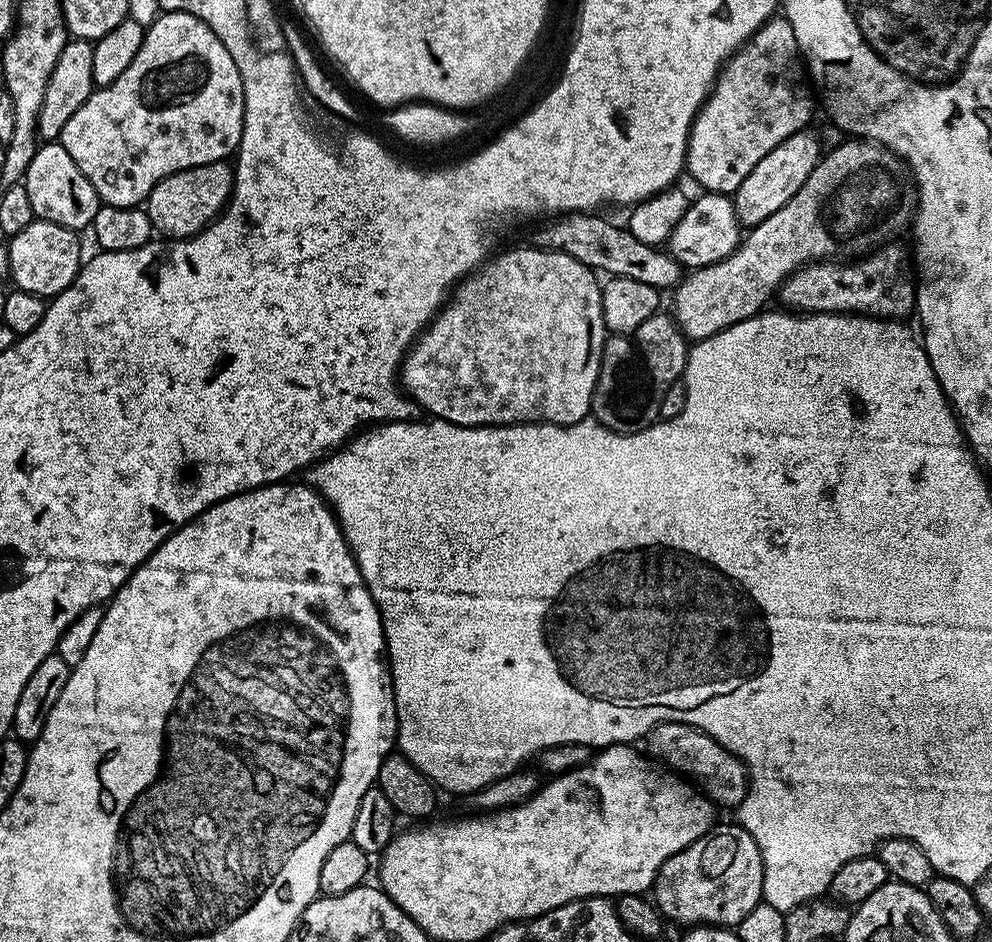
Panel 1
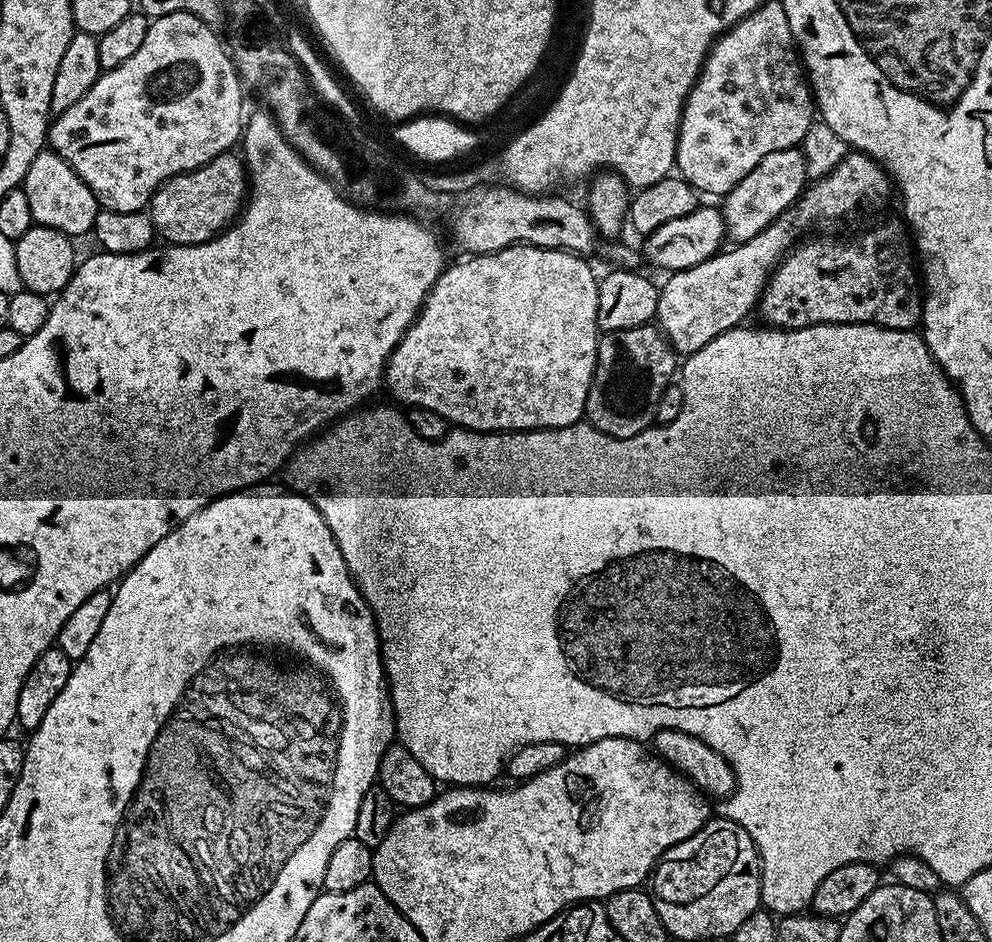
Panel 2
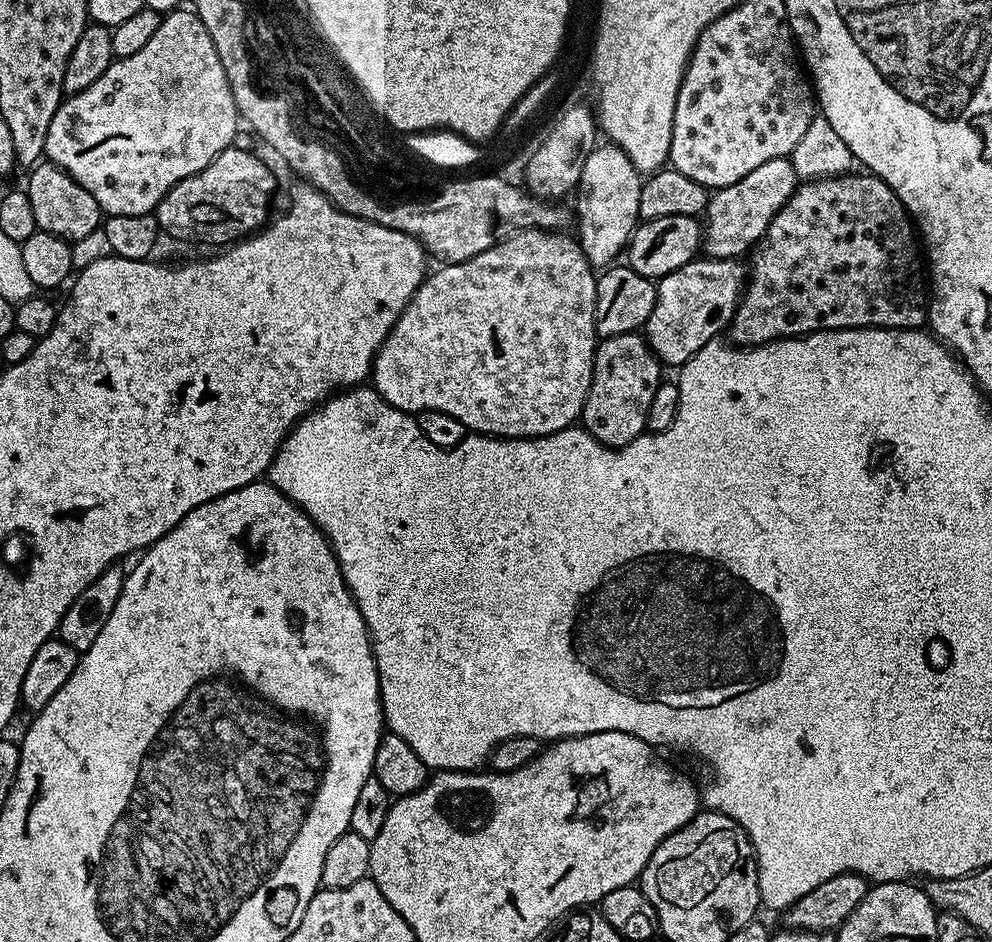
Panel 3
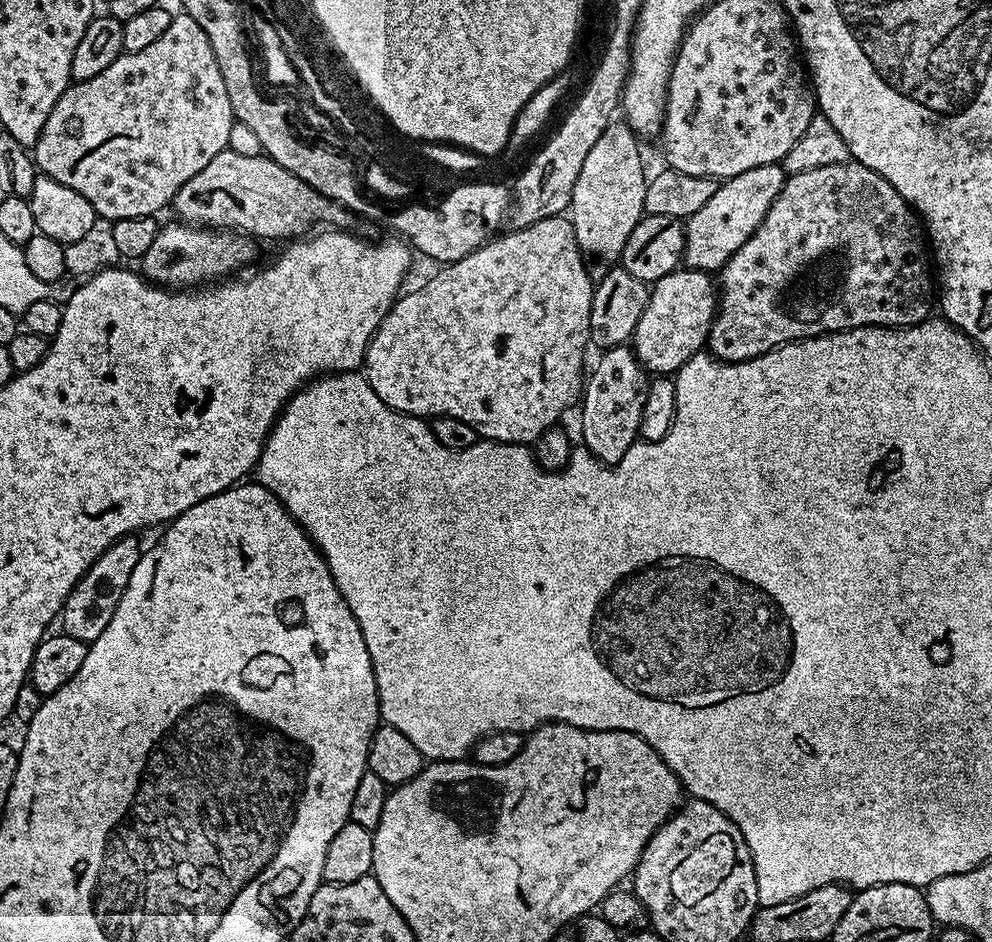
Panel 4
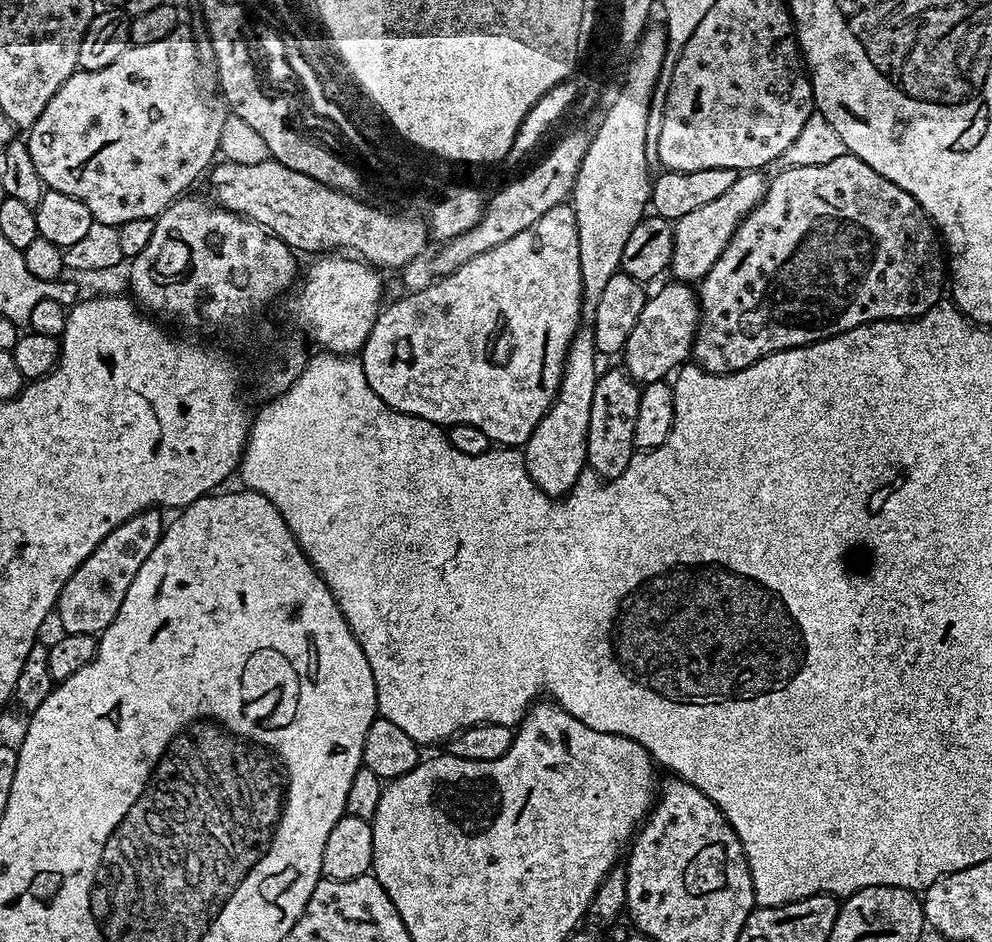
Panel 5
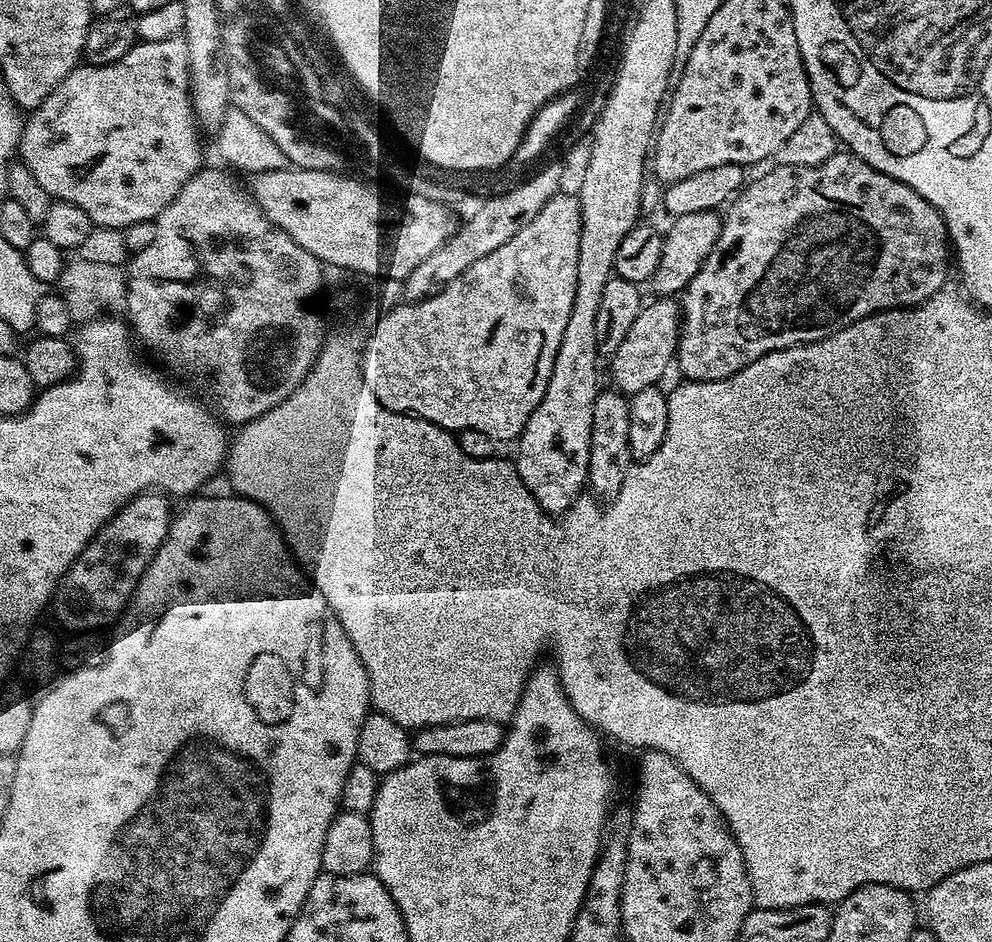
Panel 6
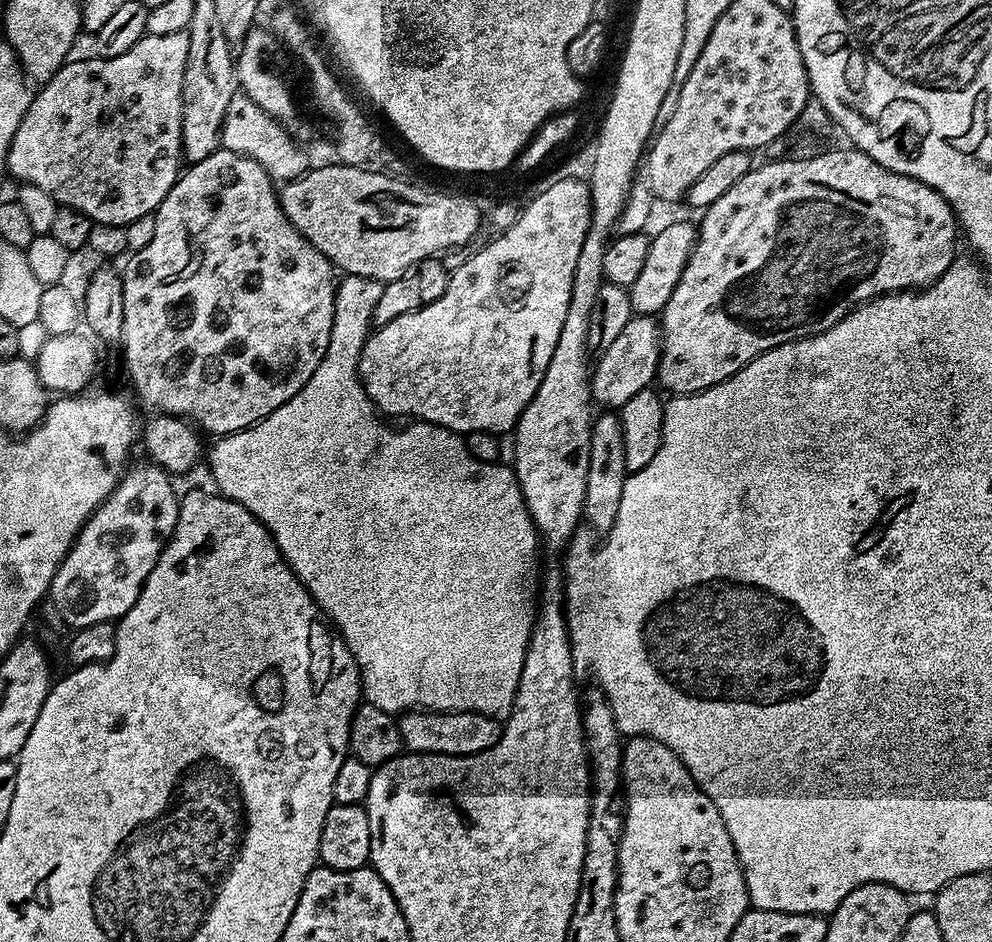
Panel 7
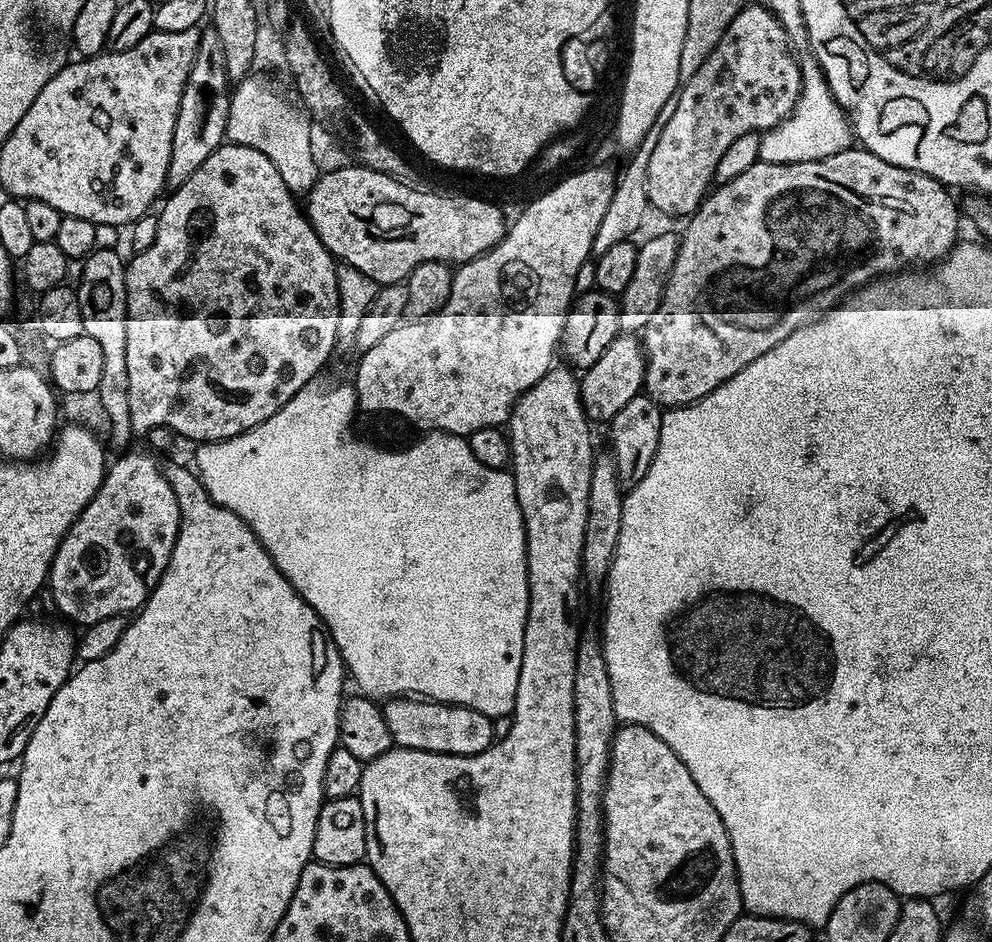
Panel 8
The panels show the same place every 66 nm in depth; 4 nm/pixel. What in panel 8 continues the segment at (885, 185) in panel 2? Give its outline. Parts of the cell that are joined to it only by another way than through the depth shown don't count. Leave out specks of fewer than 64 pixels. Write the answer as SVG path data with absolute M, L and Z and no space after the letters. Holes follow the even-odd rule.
M621 334L606 346L606 354L594 362L594 366L583 369L580 381L580 401L589 421L611 422L630 402L630 398L641 395L644 386L644 345L636 334Z

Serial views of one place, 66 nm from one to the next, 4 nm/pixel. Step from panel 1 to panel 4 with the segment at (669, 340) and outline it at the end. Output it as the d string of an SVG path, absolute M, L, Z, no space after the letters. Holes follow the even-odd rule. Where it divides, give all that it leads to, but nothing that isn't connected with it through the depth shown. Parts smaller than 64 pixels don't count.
M619 344L617 348L601 351L599 355L600 361L593 368L591 365L582 384L582 399L578 404L580 436L589 456L597 456L605 466L616 466L622 454L637 443L650 373L640 365L639 358L628 344Z

